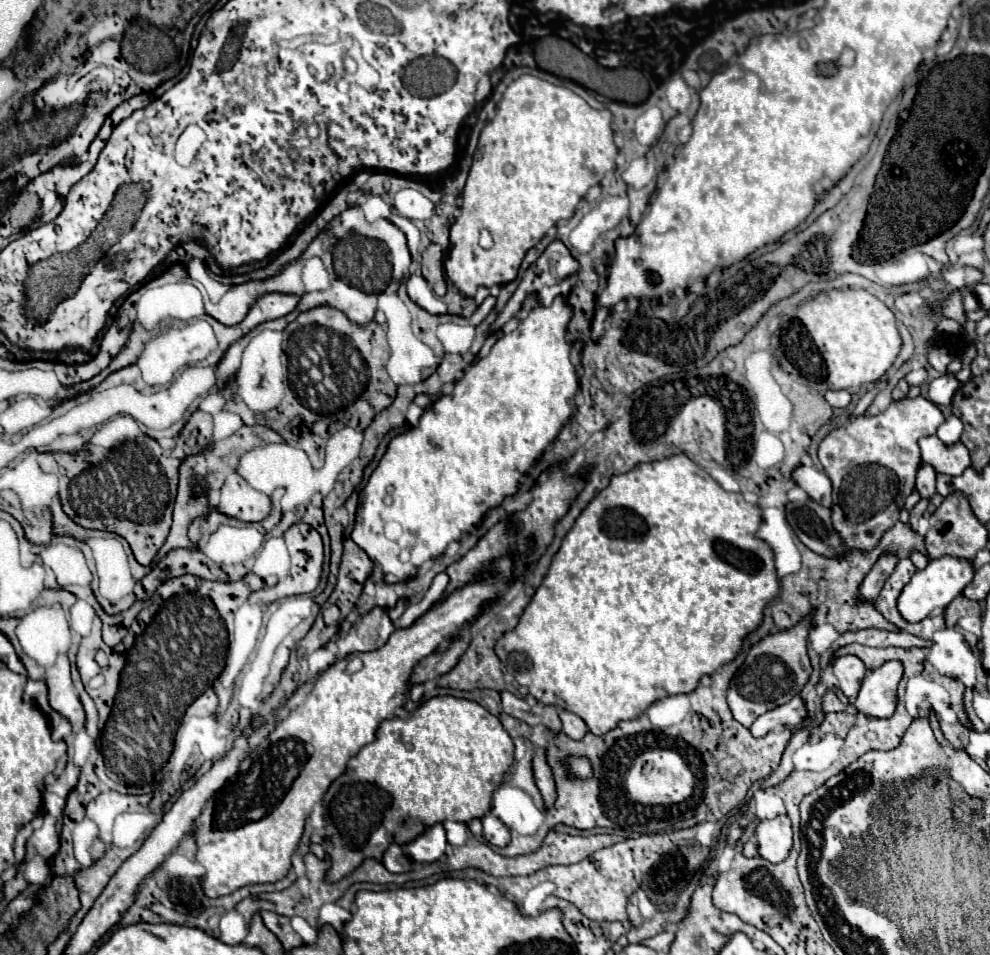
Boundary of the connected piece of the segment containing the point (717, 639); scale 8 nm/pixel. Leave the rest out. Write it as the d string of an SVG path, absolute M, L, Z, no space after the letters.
M672 455L648 465L636 465L636 469L612 477L610 485L600 491L596 499L592 499L590 505L580 513L574 527L564 537L560 551L554 555L546 579L536 589L530 605L524 609L518 627L504 633L504 637L500 637L496 643L496 655L500 657L504 669L540 703L556 705L580 715L594 735L604 735L620 721L638 717L658 699L692 693L702 675L712 675L718 667L730 663L742 651L746 635L760 627L766 605L780 591L774 567L774 551L768 543L756 537L760 523L762 511L758 505L744 501L742 493L724 491L702 467L698 467L686 455Z

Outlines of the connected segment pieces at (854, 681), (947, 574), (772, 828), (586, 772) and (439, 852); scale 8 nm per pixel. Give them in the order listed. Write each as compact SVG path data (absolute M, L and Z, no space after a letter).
M844 655L844 657L834 659L832 669L834 669L834 675L836 675L836 679L838 679L838 687L842 689L842 693L844 693L844 695L850 699L850 703L852 703L852 701L856 699L858 691L860 691L860 685L862 685L864 675L866 675L864 663L862 663L858 657Z
M944 555L940 559L930 559L926 569L916 571L914 577L910 579L910 583L902 589L900 597L898 597L898 609L900 615L910 621L910 623L918 623L922 619L926 619L928 615L932 615L938 609L946 609L950 605L950 601L962 593L962 589L972 581L974 577L974 567L968 559L960 559L960 557L950 557Z
M788 815L762 821L756 829L758 853L770 863L782 863L792 849L792 825Z
M568 757L568 767L570 767L570 773L574 777L580 777L580 779L588 779L592 777L592 767L588 765L588 759L586 757Z
M434 825L426 829L422 835L418 835L414 841L402 845L404 855L418 863L438 861L444 855L444 849L446 849L446 833L442 825Z

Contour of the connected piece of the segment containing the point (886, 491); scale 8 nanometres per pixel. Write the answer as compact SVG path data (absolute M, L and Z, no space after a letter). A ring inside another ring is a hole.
M918 395L914 399L892 401L886 411L876 417L854 417L848 425L832 429L828 437L820 443L818 457L820 463L834 485L832 493L832 523L838 533L844 537L844 545L848 549L874 549L876 541L880 541L882 533L890 529L898 521L898 513L904 507L906 497L914 489L916 471L922 463L918 455L918 439L934 435L938 425L944 423L944 415L936 403Z

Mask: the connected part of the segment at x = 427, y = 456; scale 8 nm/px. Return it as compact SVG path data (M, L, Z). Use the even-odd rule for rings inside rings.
M556 297L550 307L532 309L530 315L518 325L518 329L514 333L504 335L502 339L498 339L496 345L492 347L492 351L484 359L474 361L464 371L464 377L460 381L456 381L456 387L454 387L454 391L450 395L440 397L430 409L424 411L424 415L420 417L420 423L418 423L416 429L410 429L410 431L406 431L402 435L396 435L388 443L388 449L386 449L384 457L380 459L378 467L372 471L366 487L359 493L358 517L356 517L354 529L350 533L350 539L360 549L366 551L370 561L382 567L384 577L392 577L396 581L406 581L414 567L420 567L424 561L444 555L448 543L458 541L462 537L462 533L466 533L474 525L474 507L480 505L480 503L484 503L486 507L498 507L504 501L504 497L514 495L518 491L518 479L542 455L542 451L548 447L548 443L552 443L556 439L558 431L564 427L564 423L570 419L572 411L576 409L574 397L576 397L576 391L580 387L576 369L570 363L570 343L566 341L566 327L570 323L570 319L572 319L572 309L570 309L570 305L566 303L564 297Z

